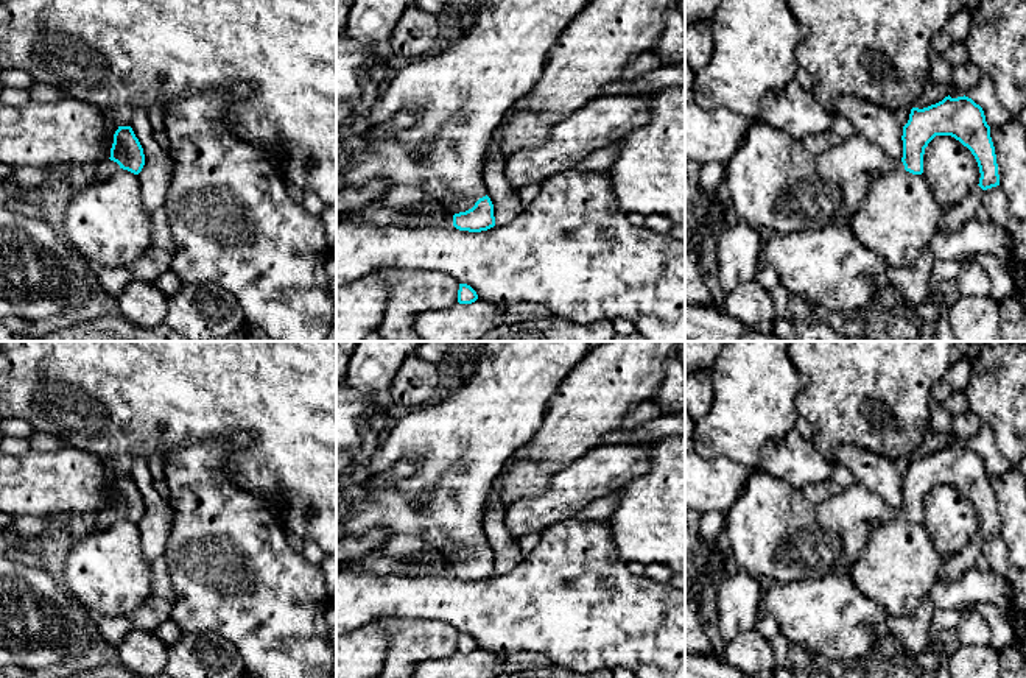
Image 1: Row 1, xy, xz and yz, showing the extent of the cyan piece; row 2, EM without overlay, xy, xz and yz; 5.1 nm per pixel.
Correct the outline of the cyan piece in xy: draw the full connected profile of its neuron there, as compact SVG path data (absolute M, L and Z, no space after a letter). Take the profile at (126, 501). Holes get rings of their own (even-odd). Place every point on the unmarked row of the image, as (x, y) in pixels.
M118 475L114 483L111 507L98 511L89 531L111 527L120 517L139 524L145 514L143 497L131 475Z

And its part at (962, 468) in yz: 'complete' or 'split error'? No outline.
split error

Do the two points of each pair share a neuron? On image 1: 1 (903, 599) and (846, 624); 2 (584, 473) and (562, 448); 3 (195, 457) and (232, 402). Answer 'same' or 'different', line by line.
1: different
2: different
3: different

